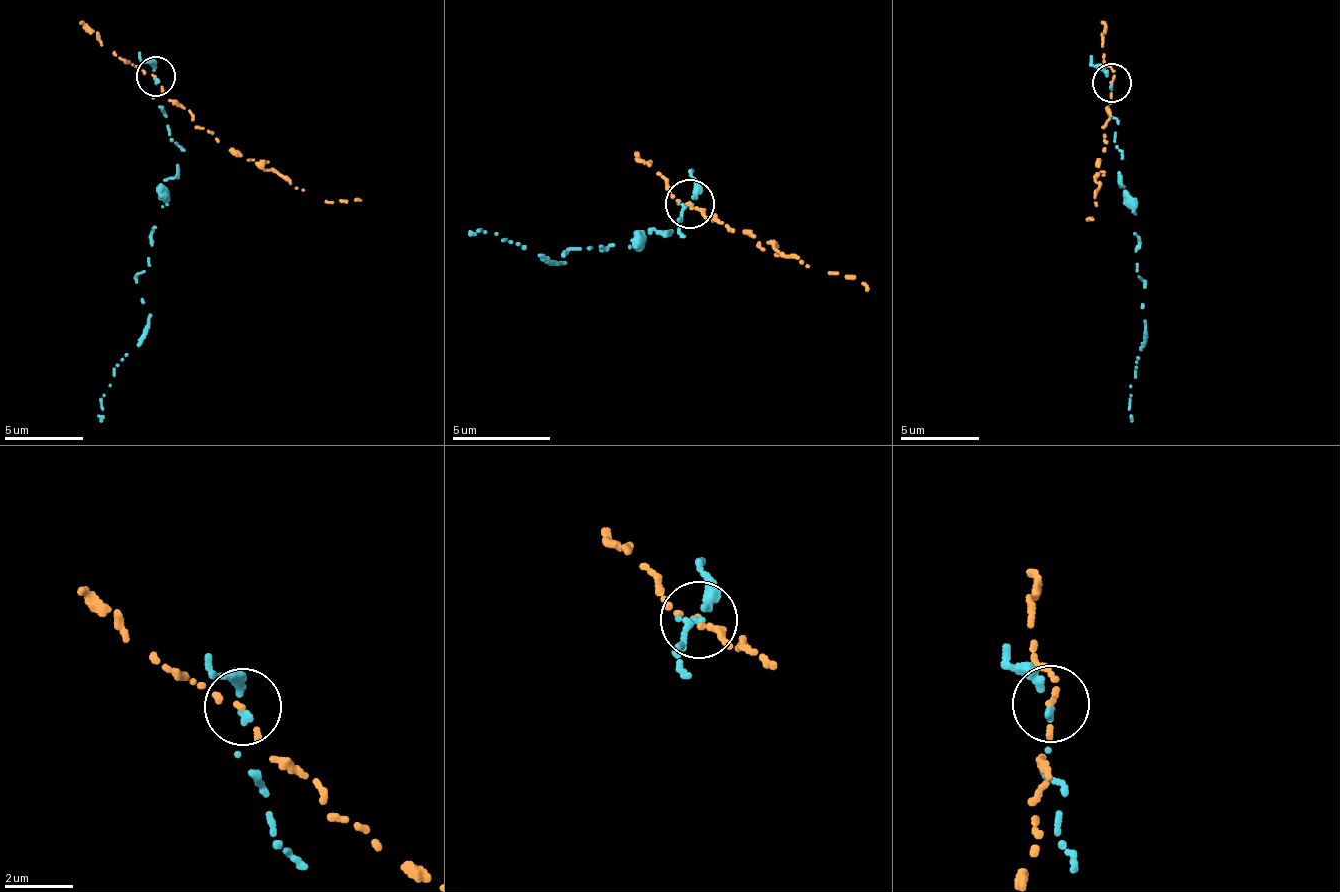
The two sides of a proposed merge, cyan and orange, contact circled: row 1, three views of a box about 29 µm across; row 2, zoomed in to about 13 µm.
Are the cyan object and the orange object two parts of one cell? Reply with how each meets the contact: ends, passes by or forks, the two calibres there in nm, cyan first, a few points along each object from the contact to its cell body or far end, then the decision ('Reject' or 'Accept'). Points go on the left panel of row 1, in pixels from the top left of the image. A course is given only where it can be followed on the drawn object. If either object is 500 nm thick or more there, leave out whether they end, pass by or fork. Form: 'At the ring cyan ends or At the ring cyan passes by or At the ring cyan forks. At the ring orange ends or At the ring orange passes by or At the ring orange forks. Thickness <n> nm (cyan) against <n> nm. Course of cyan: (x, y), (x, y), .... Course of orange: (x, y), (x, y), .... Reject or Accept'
At the ring cyan ends. At the ring orange ends. Thickness 200 nm (cyan) against 170 nm. Course of cyan: (157, 79), (152, 99), (182, 149), (135, 277), (148, 333), (115, 369), (105, 417). Course of orange: (157, 75), (168, 99), (185, 107), (227, 151), (279, 171), (330, 203), (361, 199). Reject

